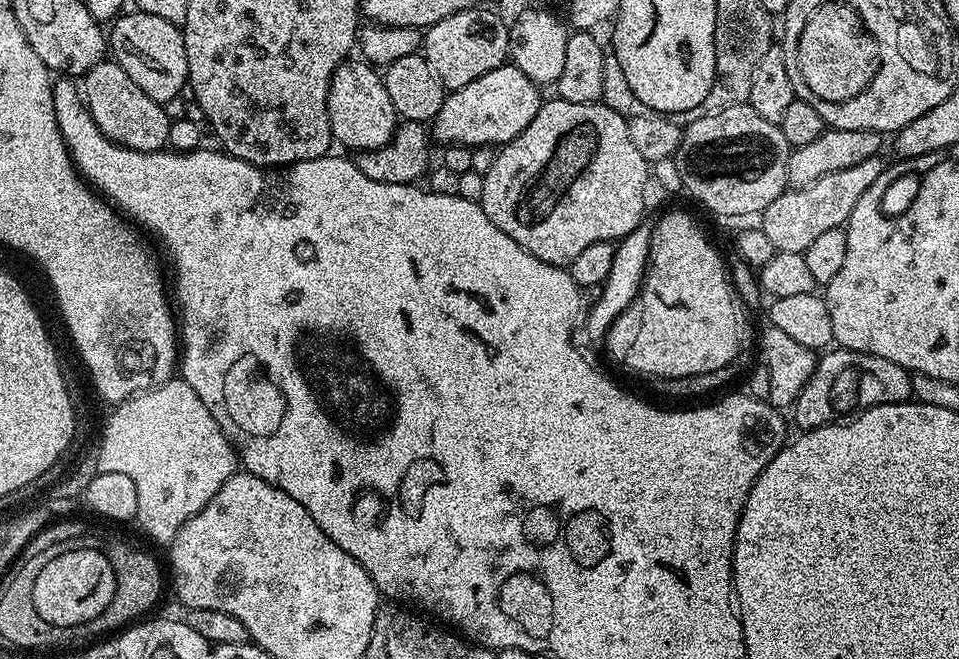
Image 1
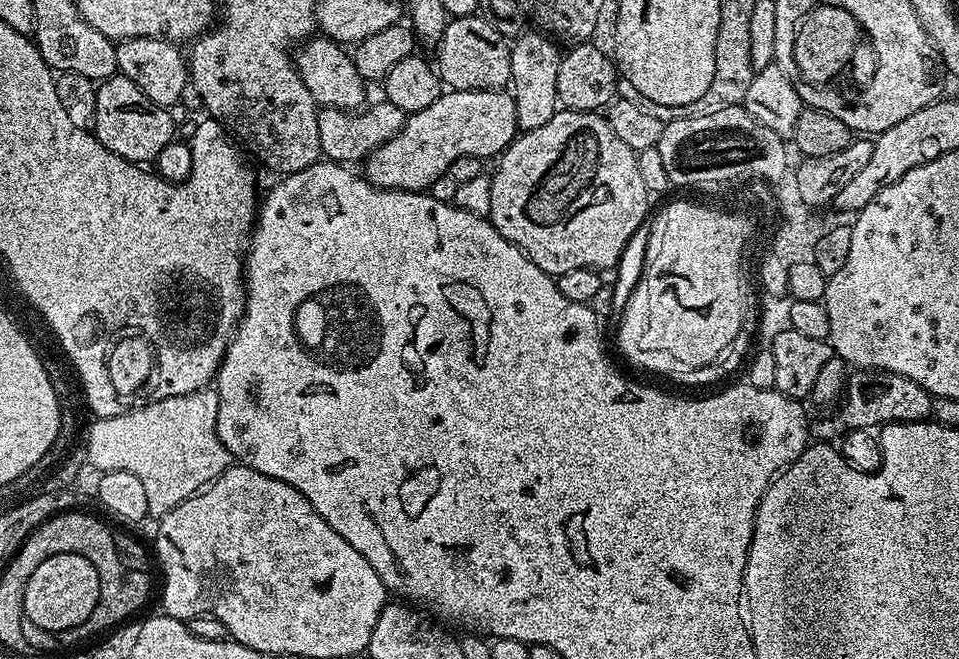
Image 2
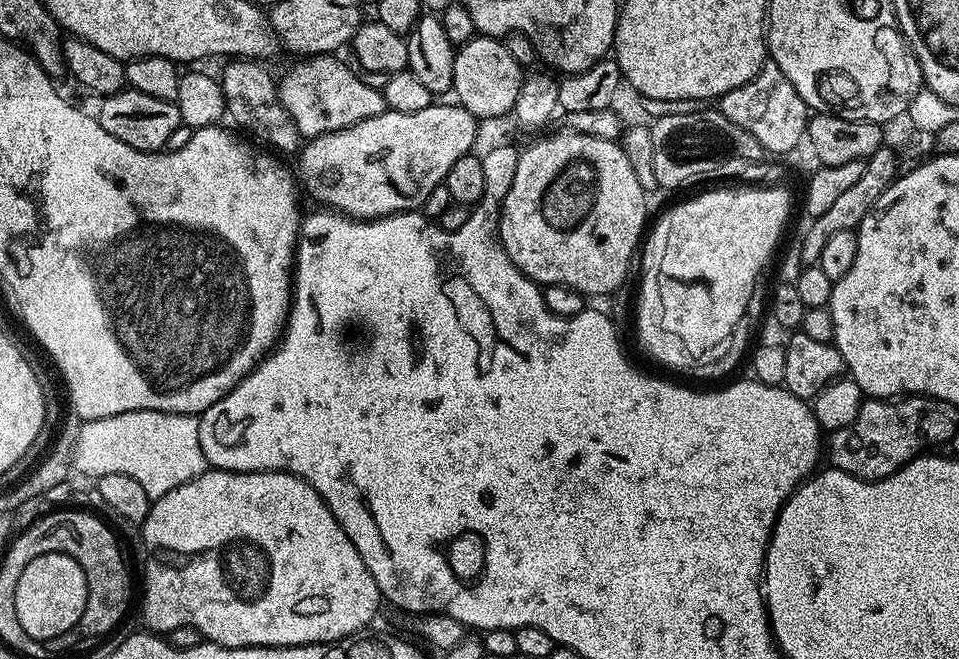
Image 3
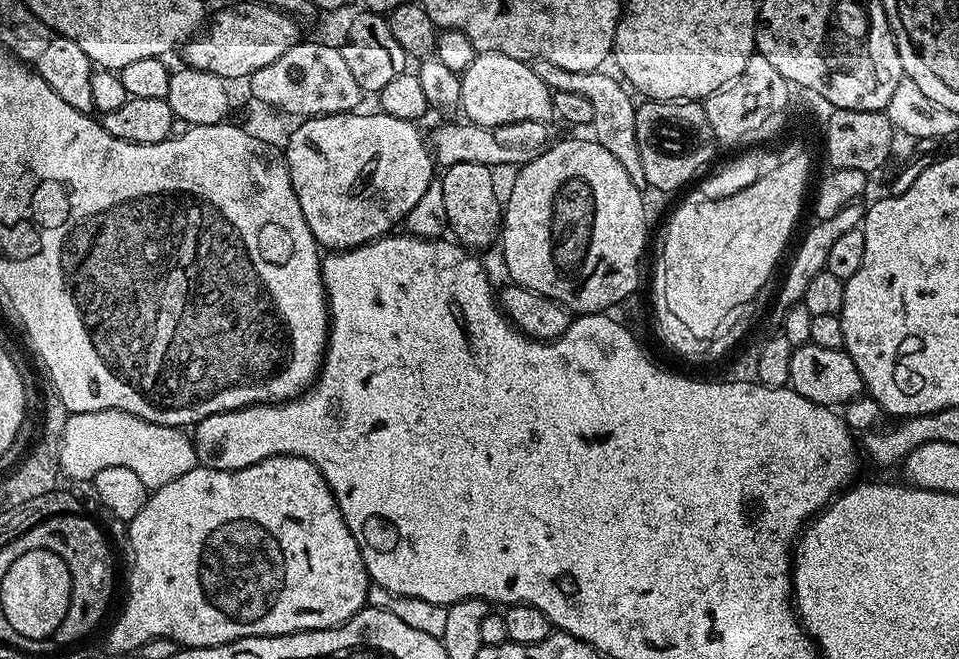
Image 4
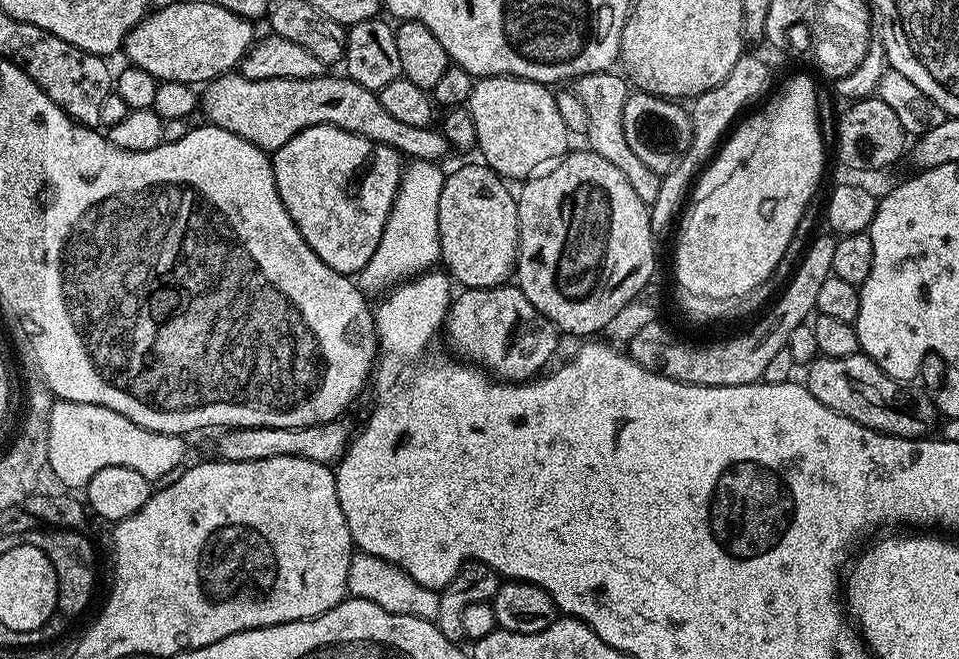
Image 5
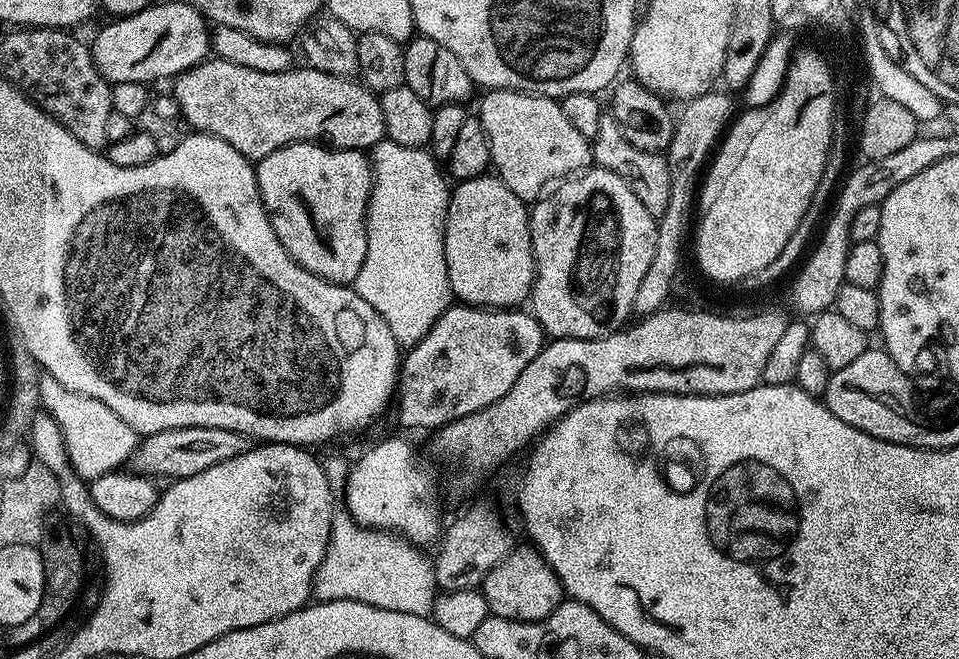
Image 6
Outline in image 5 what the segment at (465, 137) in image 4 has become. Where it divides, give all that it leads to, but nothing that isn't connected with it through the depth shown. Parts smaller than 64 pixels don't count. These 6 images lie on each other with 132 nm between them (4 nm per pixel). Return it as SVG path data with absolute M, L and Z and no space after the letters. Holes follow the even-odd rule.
M229 74L226 76L220 76L216 80L210 80L207 84L203 85L202 95L198 100L199 107L203 110L204 116L209 125L214 128L221 128L222 130L230 130L234 134L238 134L238 138L246 138L246 142L250 142L254 146L258 146L263 152L269 154L277 152L282 146L286 146L286 142L290 142L290 138L294 138L294 134L298 134L302 130L306 130L310 126L318 126L319 124L329 124L335 128L341 128L347 132L353 132L358 134L362 138L370 138L374 142L379 144L385 144L390 146L394 151L399 152L401 157L411 158L412 160L431 160L433 162L443 161L443 156L450 152L444 133L437 130L435 127L429 126L423 128L422 126L409 126L406 122L398 122L398 118L391 116L389 112L382 107L379 95L370 90L366 90L366 86L358 86L358 82L348 79L347 75L340 74L340 76L331 76L331 74L325 74L318 78L266 78L265 80L251 80L245 76L239 74Z

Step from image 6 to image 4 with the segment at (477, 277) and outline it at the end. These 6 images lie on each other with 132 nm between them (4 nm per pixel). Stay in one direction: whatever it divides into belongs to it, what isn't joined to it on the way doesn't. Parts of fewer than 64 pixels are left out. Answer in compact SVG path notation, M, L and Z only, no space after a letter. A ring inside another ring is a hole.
M458 162L458 166L443 169L439 177L442 199L446 201L446 218L451 235L469 250L488 248L497 243L502 227L502 200L496 197L493 169L478 162Z

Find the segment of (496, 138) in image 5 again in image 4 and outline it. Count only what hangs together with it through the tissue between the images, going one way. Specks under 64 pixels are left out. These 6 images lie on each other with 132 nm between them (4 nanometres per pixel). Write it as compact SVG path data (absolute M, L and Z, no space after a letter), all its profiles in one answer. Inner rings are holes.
M482 52L470 62L460 77L460 108L467 119L478 126L501 128L514 122L553 119L552 93L531 70L529 61L510 58L497 52Z

